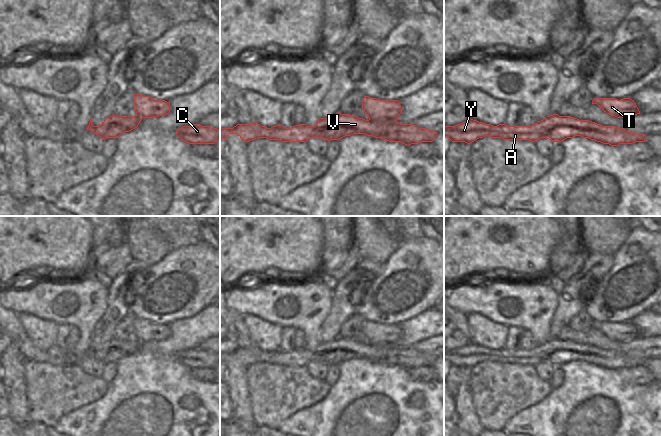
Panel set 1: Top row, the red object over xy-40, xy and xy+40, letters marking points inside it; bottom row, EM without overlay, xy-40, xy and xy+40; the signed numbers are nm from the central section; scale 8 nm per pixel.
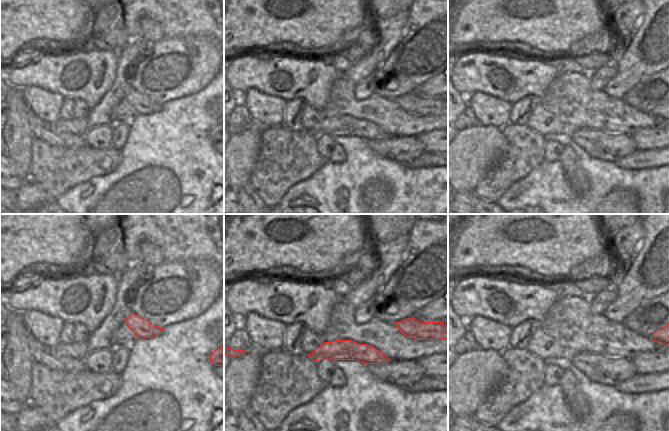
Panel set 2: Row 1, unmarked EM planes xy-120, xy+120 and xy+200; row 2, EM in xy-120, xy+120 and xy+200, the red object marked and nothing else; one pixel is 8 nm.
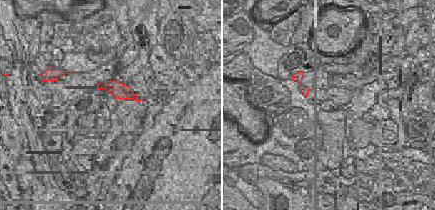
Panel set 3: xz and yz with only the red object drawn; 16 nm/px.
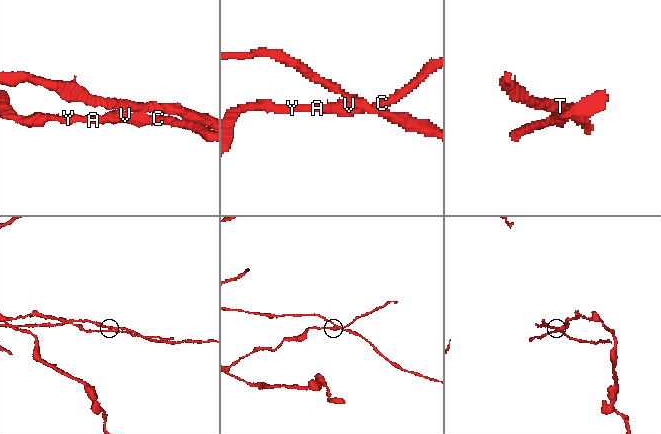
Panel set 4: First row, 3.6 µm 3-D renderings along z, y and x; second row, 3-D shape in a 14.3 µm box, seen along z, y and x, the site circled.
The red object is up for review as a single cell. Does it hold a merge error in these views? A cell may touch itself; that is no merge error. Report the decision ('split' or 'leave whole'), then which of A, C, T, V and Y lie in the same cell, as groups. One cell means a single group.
split; A C V Y / T

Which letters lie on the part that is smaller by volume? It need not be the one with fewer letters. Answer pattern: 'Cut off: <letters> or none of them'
Cut off: T

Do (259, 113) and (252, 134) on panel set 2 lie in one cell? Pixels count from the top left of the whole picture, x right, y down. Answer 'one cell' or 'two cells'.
two cells

